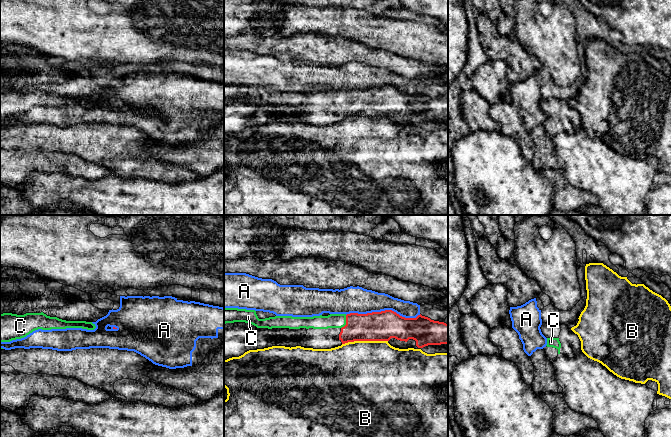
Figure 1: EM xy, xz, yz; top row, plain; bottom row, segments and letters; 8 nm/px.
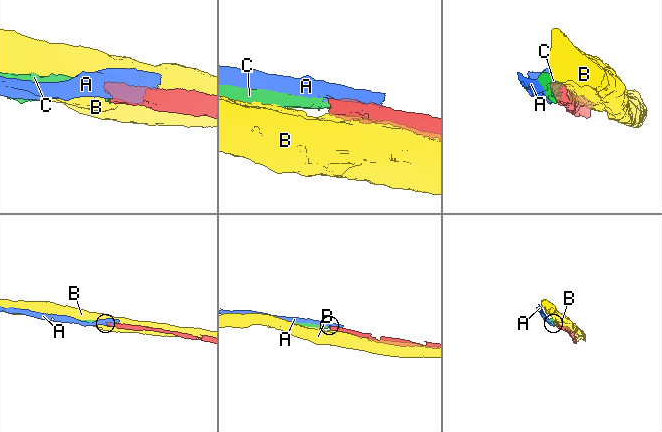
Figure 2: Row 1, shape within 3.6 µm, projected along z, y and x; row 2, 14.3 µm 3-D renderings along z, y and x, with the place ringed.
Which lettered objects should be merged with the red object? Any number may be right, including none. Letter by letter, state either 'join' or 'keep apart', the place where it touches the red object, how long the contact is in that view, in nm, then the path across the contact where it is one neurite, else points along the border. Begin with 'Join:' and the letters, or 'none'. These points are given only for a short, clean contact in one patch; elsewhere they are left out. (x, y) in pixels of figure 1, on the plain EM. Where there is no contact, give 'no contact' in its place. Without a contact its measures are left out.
Join: C
A: keep apart; meets red in xz at (383, 87); contact 600 nm long
B: keep apart; meets red in xz at (364, 116); contact 360 nm long
C: join; meets red in xz at (346, 98); contact 120 nm long; runs through xz (376, 102), (353, 102), (346, 98), (333, 96)

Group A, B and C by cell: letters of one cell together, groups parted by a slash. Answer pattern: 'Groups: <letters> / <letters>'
Groups: A / B / C

